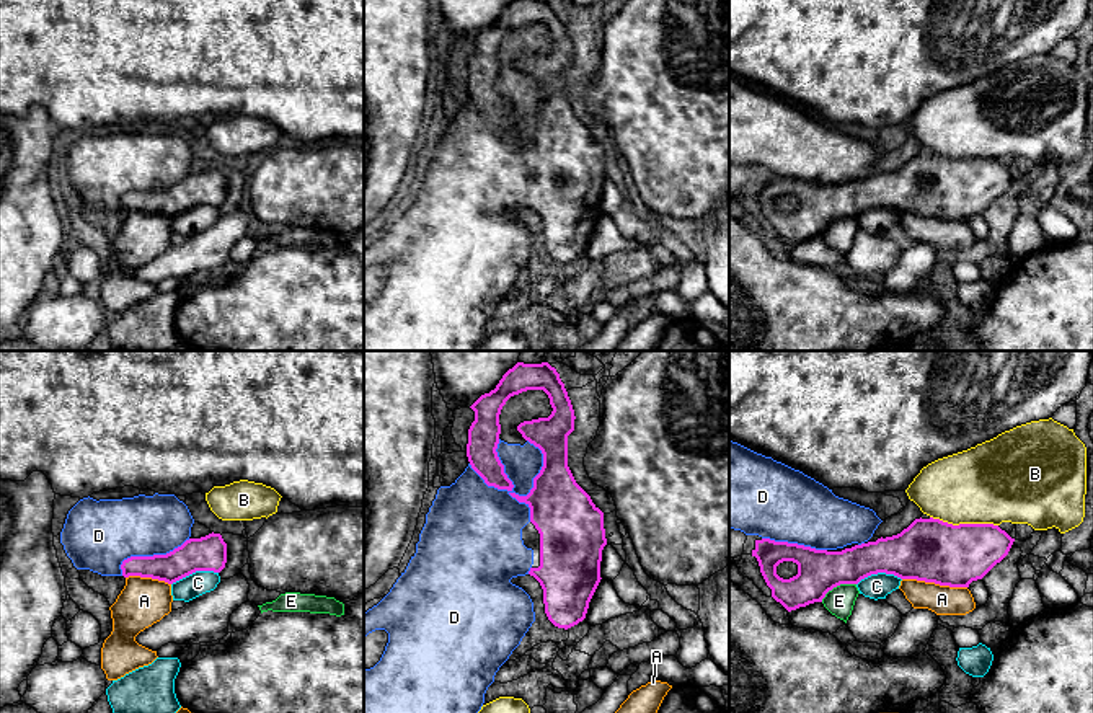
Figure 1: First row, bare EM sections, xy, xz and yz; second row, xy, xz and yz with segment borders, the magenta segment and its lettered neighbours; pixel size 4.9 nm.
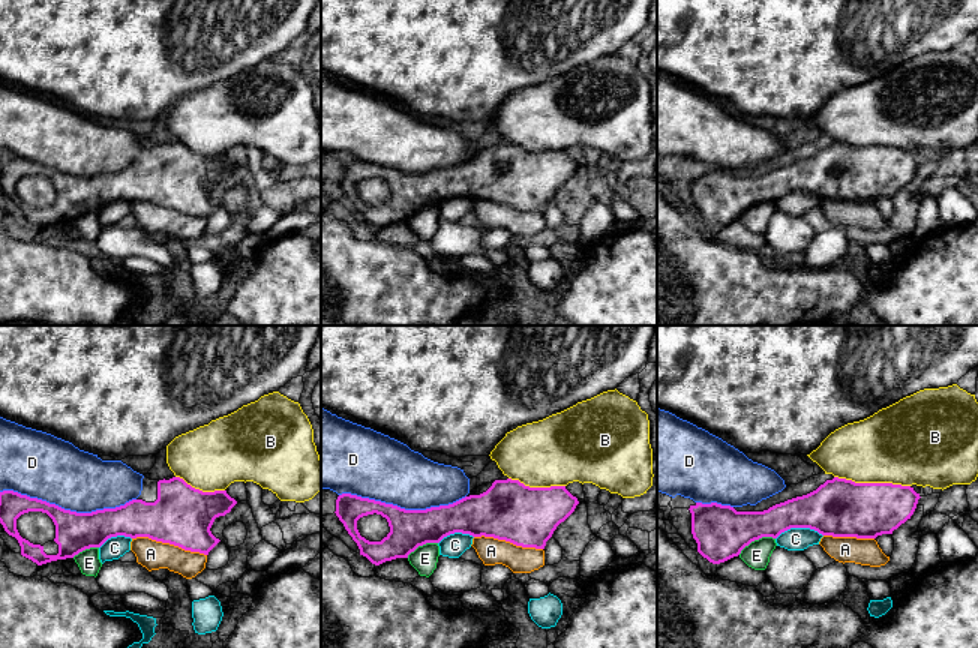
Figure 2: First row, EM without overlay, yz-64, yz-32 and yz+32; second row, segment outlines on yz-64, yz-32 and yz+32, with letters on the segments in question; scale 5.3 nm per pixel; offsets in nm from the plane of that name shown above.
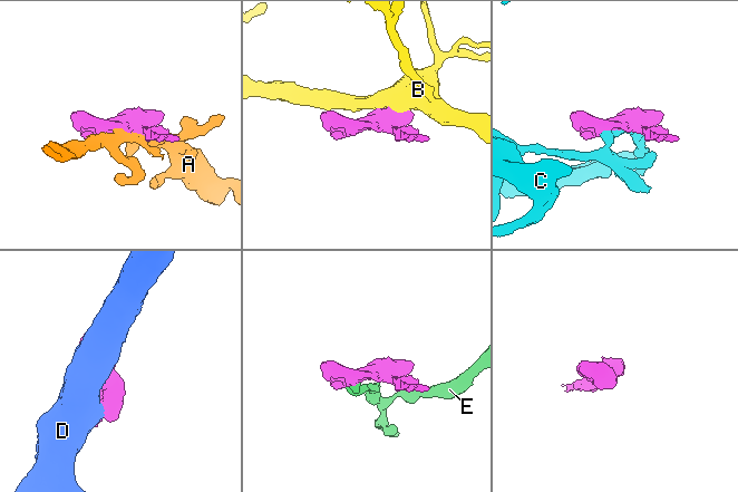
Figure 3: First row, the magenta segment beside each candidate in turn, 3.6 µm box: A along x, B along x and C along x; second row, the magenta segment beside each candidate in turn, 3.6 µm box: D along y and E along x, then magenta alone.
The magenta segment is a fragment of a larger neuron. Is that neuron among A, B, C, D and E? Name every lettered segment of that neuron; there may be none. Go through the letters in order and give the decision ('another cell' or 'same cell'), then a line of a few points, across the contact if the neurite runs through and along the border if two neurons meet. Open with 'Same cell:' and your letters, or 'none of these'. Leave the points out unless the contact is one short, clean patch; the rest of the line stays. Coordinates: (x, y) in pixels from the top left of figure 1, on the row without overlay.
Same cell: D
A: another cell
B: another cell
C: another cell
D: same cell
E: another cell; line yz (855, 217), (834, 221), (821, 235)

